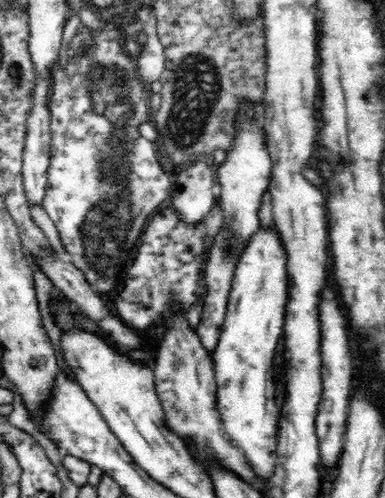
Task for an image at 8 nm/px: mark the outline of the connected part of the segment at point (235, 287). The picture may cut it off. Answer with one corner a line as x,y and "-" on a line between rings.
259,226
248,239
248,246
237,259
224,325
211,358
217,386
216,407
220,411
223,432
256,468
255,474
266,482
273,479
276,468
281,414
274,397
273,358
276,343
283,336
290,275
284,240
274,228

